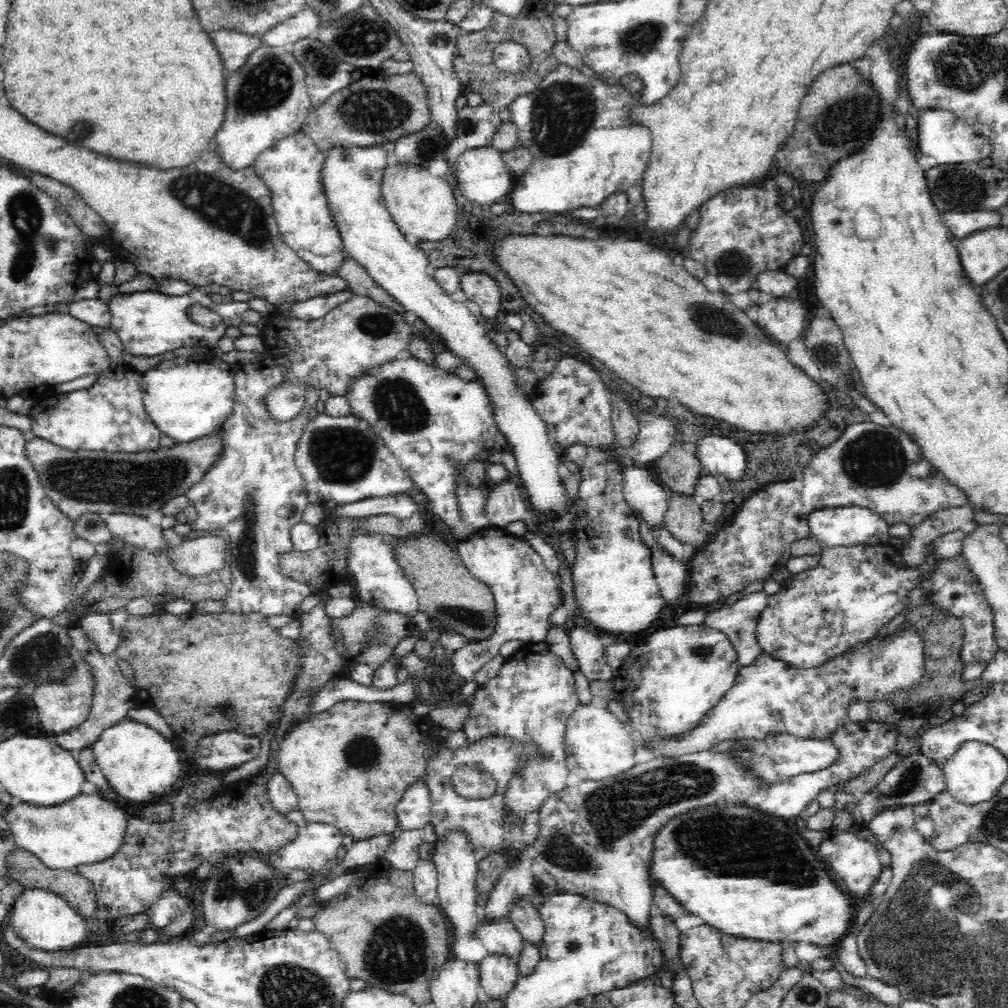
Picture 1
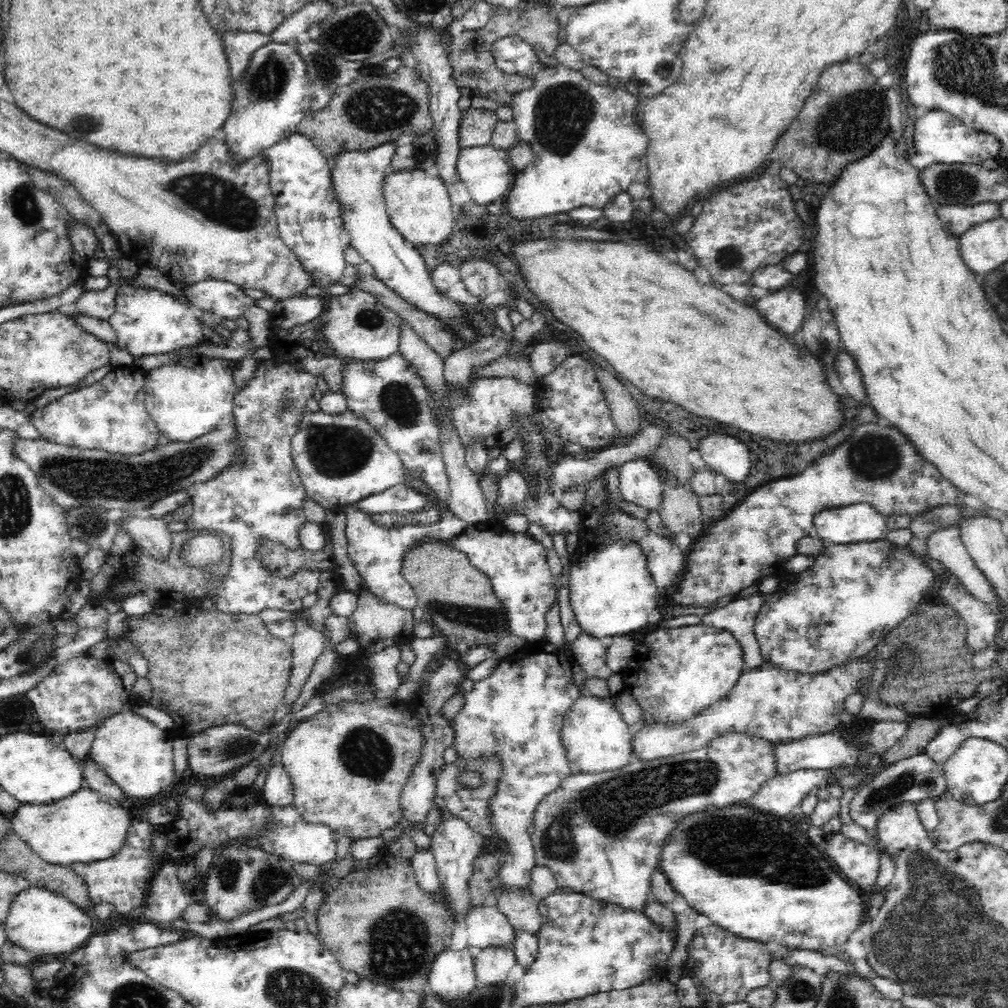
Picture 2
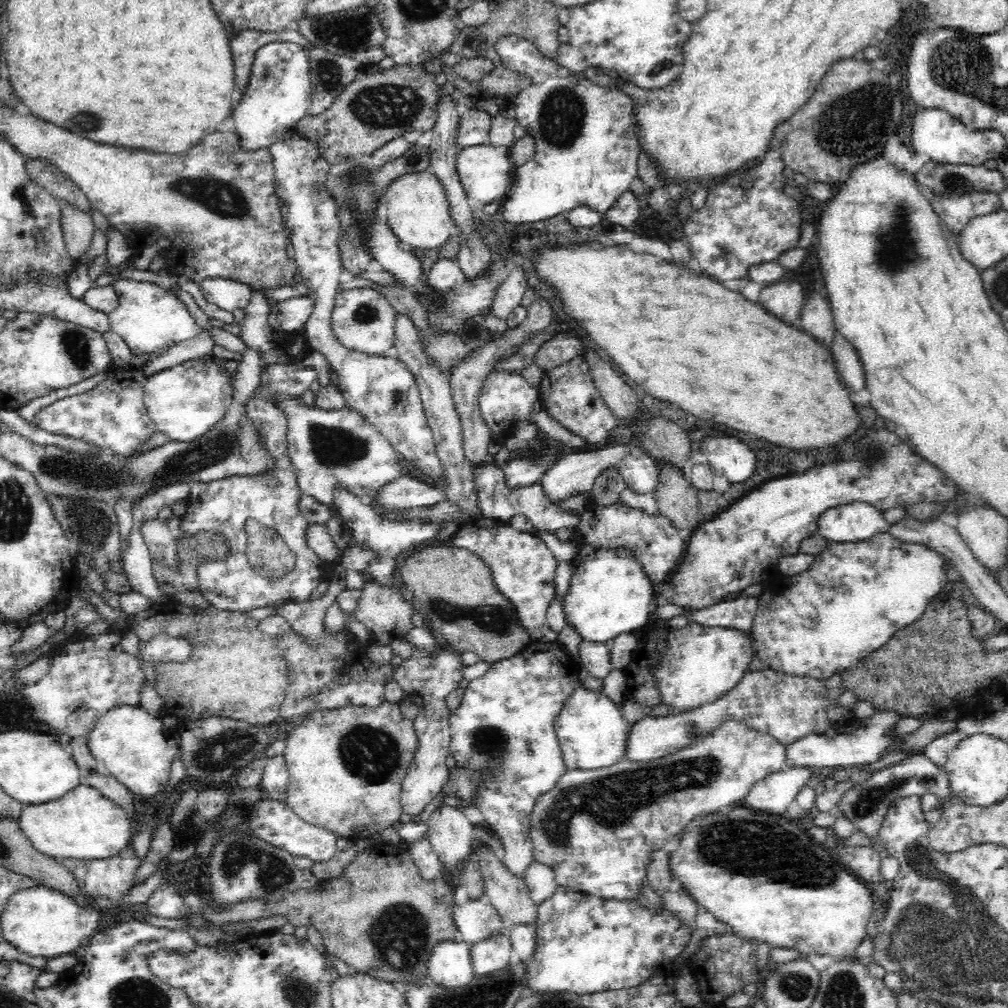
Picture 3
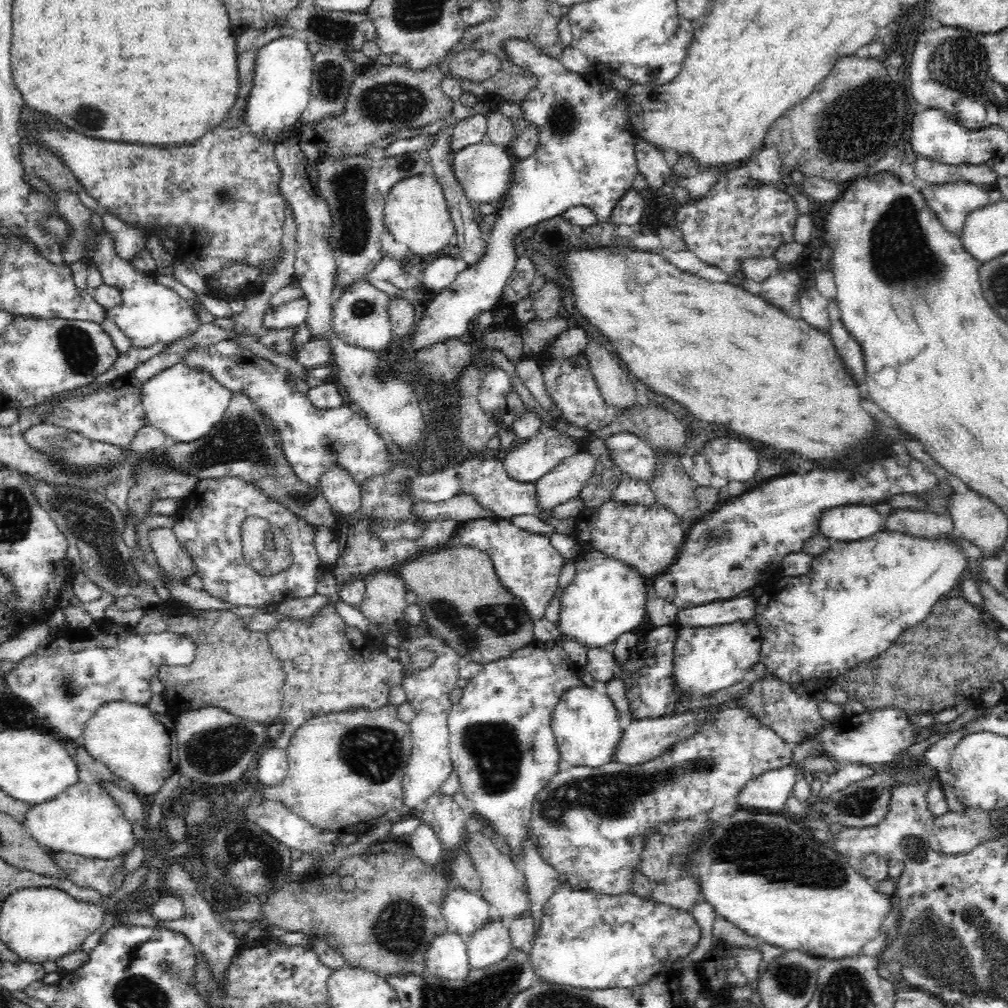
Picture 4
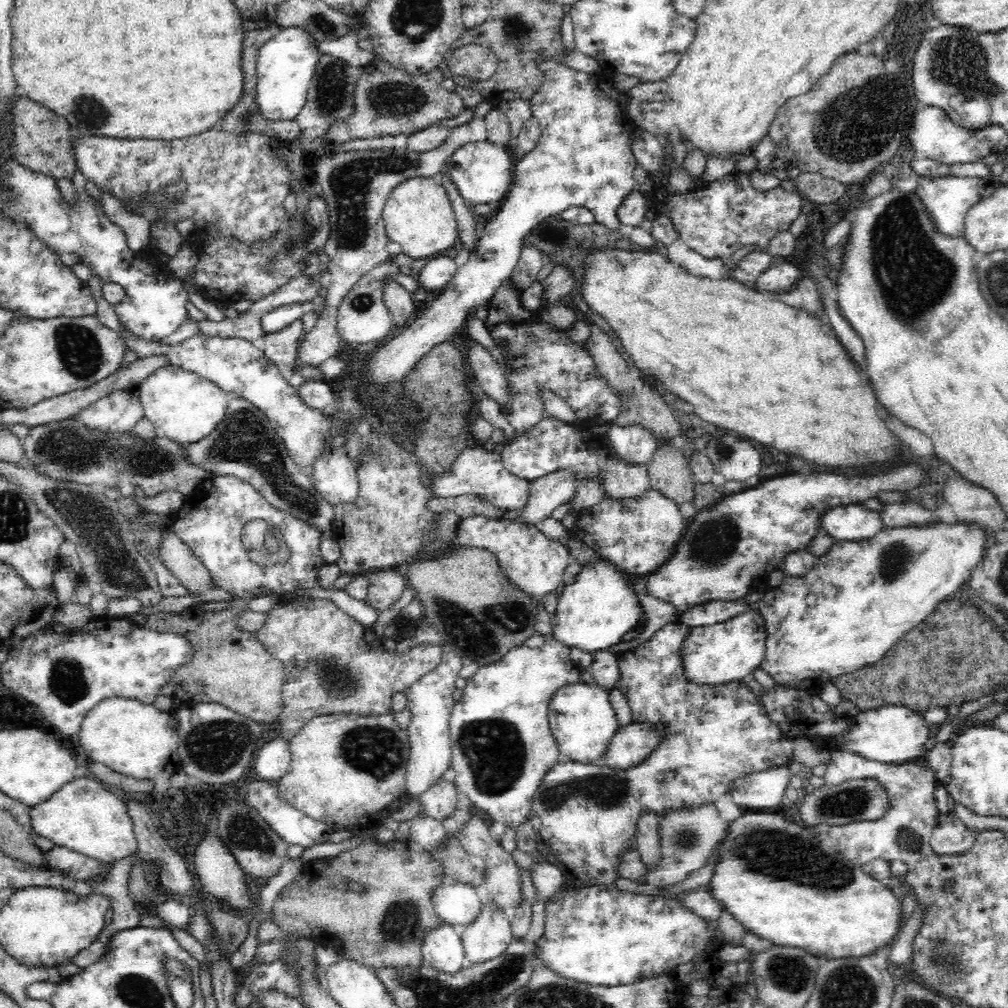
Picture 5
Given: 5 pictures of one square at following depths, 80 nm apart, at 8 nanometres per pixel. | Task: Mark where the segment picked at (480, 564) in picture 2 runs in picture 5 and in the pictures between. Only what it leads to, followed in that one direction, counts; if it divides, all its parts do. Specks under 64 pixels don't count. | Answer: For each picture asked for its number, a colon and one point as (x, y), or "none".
3: (523, 569)
4: (528, 567)
5: (533, 561)

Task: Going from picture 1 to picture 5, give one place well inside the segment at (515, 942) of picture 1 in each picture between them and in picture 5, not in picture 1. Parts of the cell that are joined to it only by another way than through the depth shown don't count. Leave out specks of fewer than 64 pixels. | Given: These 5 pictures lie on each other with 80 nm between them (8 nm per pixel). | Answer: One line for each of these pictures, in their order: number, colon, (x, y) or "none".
2: (487, 926)
3: (472, 918)
4: (465, 911)
5: (456, 904)

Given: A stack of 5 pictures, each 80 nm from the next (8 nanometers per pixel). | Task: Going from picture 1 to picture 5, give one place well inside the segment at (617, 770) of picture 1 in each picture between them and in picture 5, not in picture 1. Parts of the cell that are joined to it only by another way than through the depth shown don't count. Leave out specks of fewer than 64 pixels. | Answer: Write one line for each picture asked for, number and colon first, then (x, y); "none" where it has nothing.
2: (596, 740)
3: (592, 735)
4: (586, 724)
5: (582, 718)

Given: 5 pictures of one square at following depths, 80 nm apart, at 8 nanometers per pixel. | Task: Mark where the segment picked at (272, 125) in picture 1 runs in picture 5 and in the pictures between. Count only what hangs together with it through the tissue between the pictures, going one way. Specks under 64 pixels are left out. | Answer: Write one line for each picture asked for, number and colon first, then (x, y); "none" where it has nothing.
2: (273, 96)
3: (279, 90)
4: (280, 93)
5: (286, 63)

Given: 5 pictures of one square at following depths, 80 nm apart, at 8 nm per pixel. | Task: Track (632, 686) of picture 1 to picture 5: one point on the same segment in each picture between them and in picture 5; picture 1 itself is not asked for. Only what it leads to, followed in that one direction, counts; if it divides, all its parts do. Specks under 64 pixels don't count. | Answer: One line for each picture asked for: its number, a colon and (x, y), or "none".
2: (684, 670)
3: (701, 664)
4: (706, 659)
5: (731, 649)

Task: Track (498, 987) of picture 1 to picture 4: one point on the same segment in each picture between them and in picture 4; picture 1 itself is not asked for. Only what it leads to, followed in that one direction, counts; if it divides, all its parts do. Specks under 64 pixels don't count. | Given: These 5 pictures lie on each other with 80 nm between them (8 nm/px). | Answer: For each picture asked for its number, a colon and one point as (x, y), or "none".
2: (492, 965)
3: (494, 953)
4: (491, 943)

